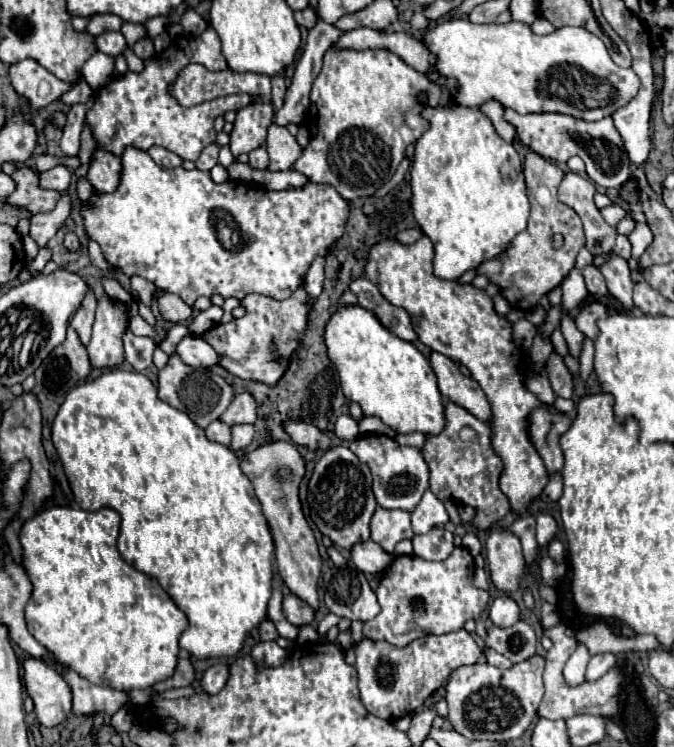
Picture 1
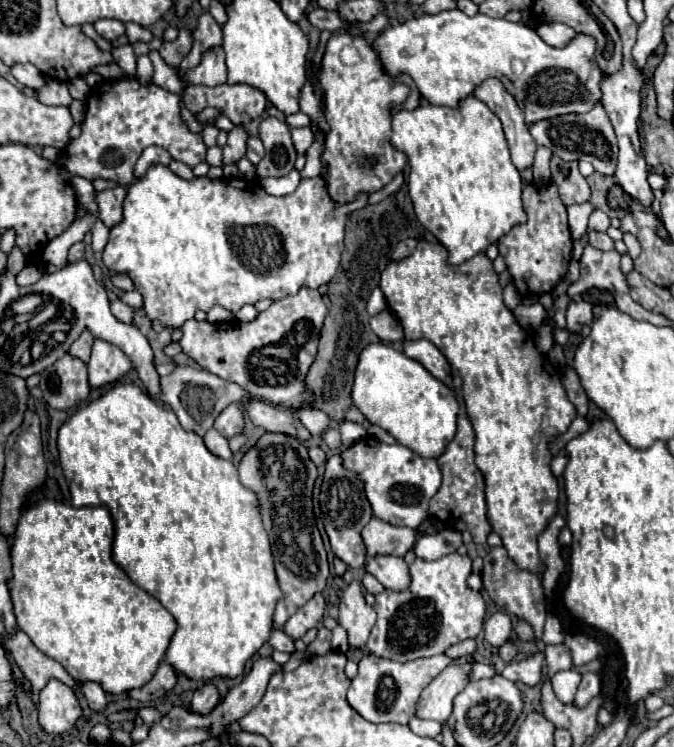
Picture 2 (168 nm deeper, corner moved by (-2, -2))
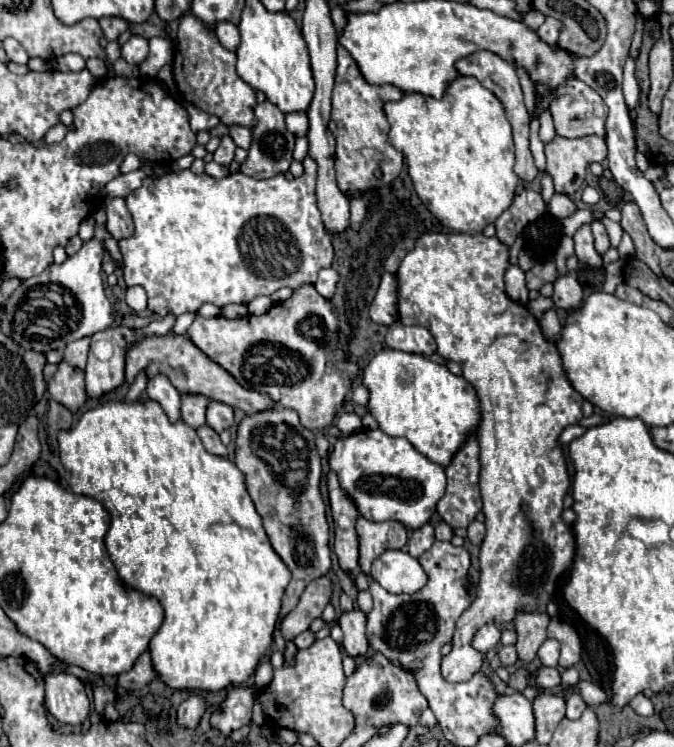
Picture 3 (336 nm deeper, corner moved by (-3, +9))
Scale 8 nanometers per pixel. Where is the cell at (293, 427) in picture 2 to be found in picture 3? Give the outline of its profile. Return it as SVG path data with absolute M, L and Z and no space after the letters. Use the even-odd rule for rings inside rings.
M164 335L164 337L150 337L134 345L130 353L126 355L126 381L132 383L138 375L138 371L146 369L148 377L156 373L164 373L172 385L180 393L202 393L214 401L226 403L230 407L238 407L246 411L248 415L276 409L276 401L272 401L266 393L254 391L254 389L244 389L230 373L226 373L218 363L210 361L192 341L188 341L184 335Z

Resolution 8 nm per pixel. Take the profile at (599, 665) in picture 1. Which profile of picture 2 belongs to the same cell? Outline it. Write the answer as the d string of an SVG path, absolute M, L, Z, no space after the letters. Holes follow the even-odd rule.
M587 672L587 674L583 674L583 680L581 680L579 688L577 688L577 694L575 694L573 704L575 704L577 708L583 708L583 706L589 704L589 700L595 698L599 692L601 692L601 678L599 678L599 674Z

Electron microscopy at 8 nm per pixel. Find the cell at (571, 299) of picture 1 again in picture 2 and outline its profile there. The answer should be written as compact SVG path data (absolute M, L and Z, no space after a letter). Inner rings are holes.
M589 202L585 204L575 204L575 206L569 206L567 208L567 216L569 216L569 230L571 230L571 236L573 240L579 240L585 230L587 230L587 220L589 220L589 214L593 212L593 206Z

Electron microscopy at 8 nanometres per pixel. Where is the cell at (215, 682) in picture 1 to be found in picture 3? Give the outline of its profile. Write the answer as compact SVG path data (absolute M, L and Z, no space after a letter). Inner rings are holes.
M192 693L188 695L188 699L184 699L178 707L178 715L176 715L176 721L184 727L196 727L200 717L204 715L206 711L206 701L200 693Z

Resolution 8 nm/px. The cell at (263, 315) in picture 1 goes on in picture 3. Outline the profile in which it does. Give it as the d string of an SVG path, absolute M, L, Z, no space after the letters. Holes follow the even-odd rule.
M302 285L294 289L290 299L276 303L264 315L248 315L240 319L226 319L222 315L216 315L206 319L196 313L194 323L186 331L186 337L214 363L224 367L242 387L266 393L276 403L282 403L282 407L294 409L306 429L324 429L332 425L352 379L358 375L358 367L346 361L346 355L342 353L342 345L346 345L344 337L340 337L338 347L338 315L334 313L330 301L324 299L314 285Z

